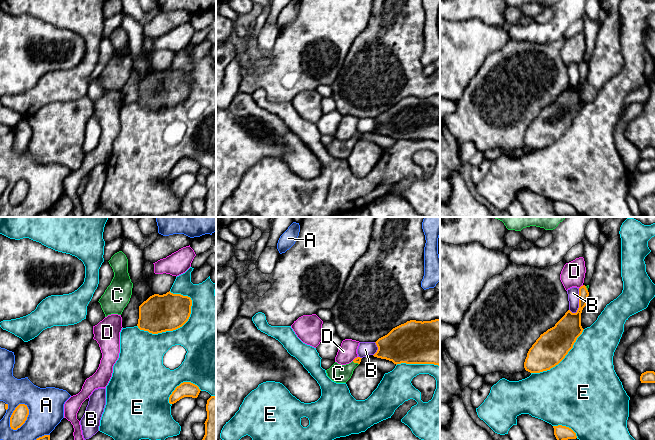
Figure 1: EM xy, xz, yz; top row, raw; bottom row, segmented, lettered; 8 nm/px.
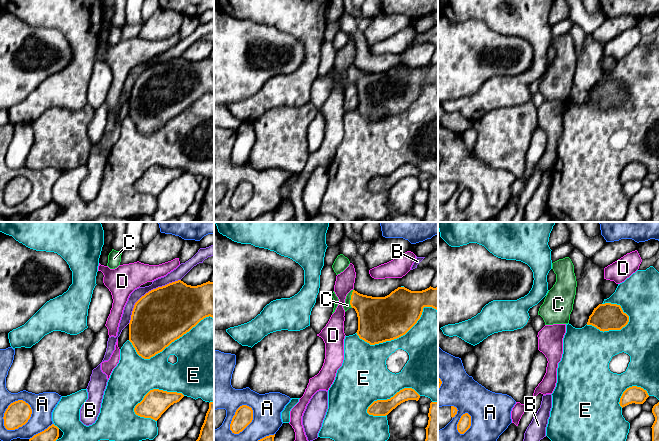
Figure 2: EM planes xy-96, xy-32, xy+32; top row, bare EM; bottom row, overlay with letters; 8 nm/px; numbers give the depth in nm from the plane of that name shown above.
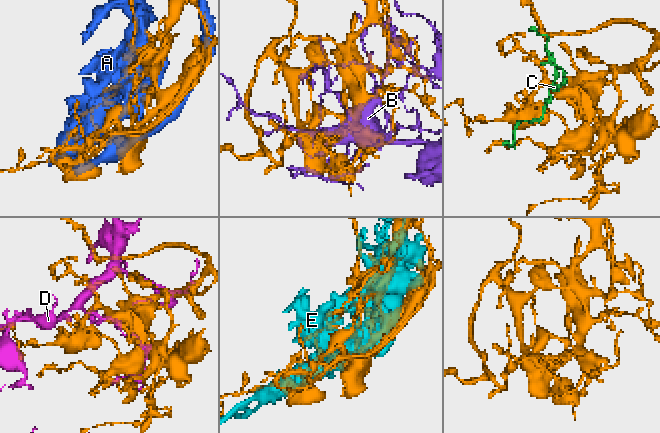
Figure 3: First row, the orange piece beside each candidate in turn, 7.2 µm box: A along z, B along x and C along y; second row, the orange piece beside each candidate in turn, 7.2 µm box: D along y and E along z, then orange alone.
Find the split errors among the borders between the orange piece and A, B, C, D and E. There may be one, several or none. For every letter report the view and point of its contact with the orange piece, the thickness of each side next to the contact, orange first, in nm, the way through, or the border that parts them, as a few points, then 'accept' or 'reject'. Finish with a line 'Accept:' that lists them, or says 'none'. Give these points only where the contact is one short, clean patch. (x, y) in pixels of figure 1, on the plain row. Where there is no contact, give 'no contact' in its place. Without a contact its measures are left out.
A: meets orange in xy at (11, 191); 120 nm thick on the orange side, 240 nm on the other; reject
B: meets orange in yz at (579, 78); 200 nm thick on the orange side, 100 nm on the other; reject
C: meets orange in xz at (355, 138); 50 nm thick on the orange side, 150 nm on the other; runs through xz (357, 136), (355, 138), (343, 149), (338, 149); accept
D: meets orange in yz at (581, 62); 80 nm thick on the orange side, 190 nm on the other; reject
E: meets orange in xy at (173, 105); 300 nm thick on the orange side, 360 nm on the other; reject
Accept: C

